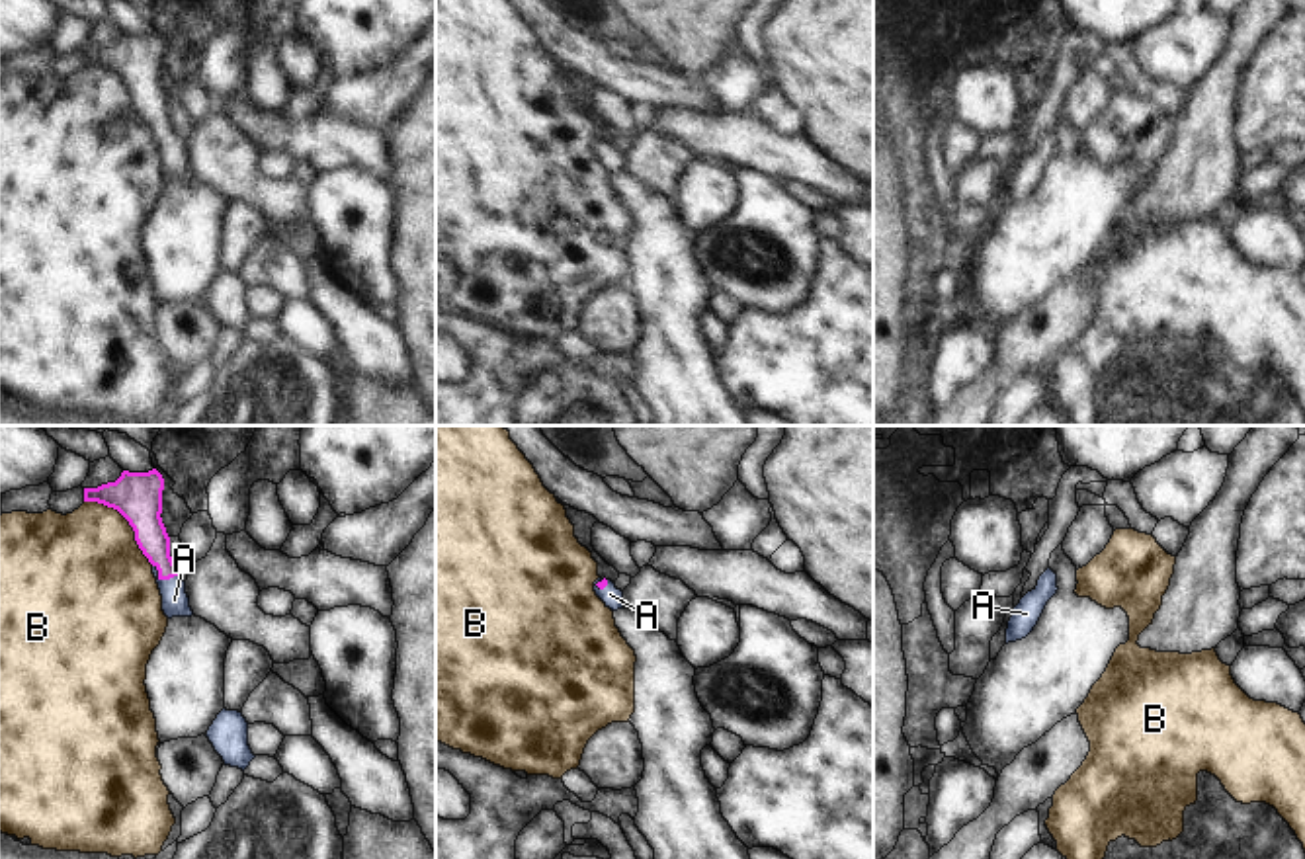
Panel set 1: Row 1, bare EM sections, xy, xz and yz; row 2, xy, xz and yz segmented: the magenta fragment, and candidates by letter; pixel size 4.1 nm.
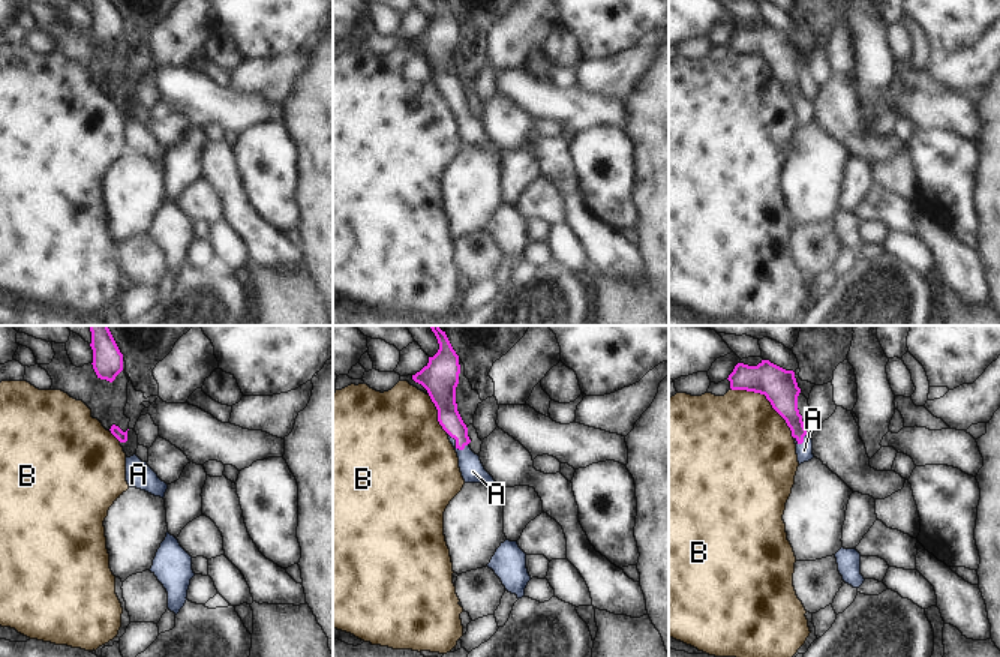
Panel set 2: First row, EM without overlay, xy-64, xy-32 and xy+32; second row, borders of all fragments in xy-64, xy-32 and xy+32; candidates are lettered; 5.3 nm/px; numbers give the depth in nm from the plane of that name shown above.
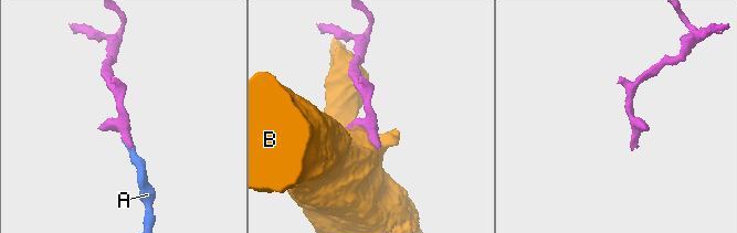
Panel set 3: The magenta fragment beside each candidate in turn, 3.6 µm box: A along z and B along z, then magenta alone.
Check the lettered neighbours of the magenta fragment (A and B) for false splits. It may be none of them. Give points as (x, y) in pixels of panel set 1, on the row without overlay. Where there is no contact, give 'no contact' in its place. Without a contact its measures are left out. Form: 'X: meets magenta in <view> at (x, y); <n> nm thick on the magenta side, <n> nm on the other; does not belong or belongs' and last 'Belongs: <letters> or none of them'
A: meets magenta in xy at (163, 141); 130 nm thick on the magenta side, 110 nm on the other; belongs
B: meets magenta in xy at (127, 82); 200 nm thick on the magenta side, 460 nm on the other; does not belong
Belongs: A

